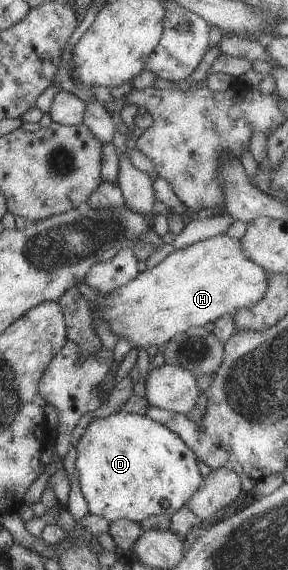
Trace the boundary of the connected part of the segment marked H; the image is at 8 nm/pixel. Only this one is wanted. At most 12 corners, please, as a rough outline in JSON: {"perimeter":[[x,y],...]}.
{"perimeter":[[220,234],[175,249],[93,319],[147,349],[252,305],[267,271]]}

